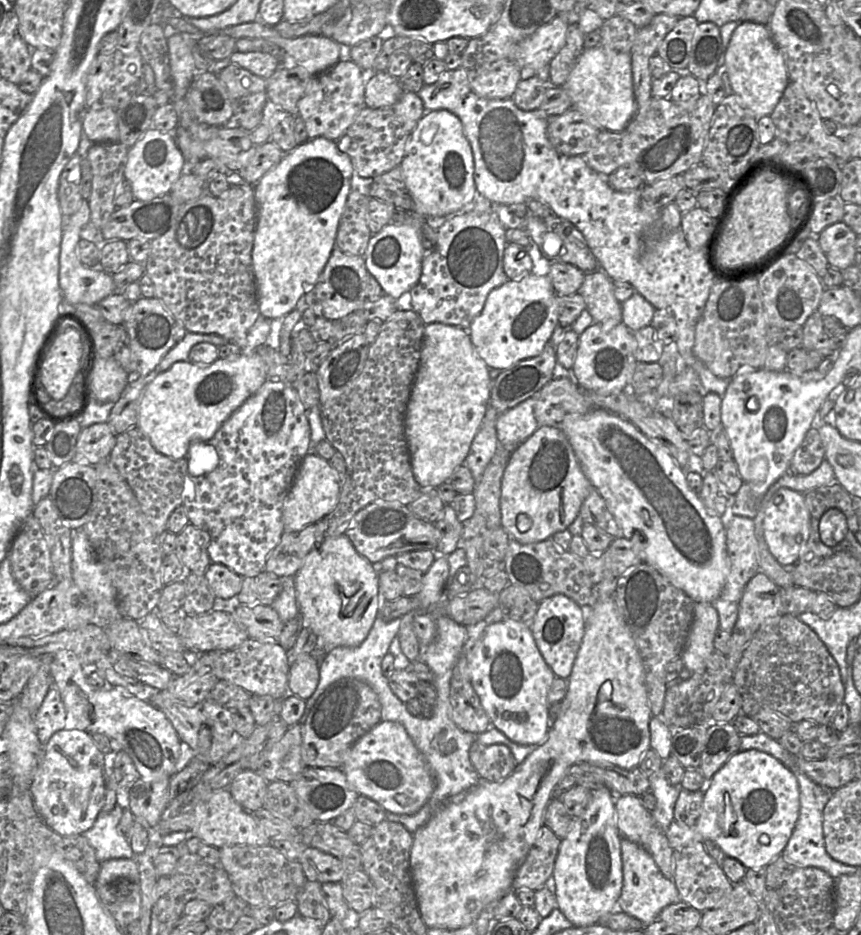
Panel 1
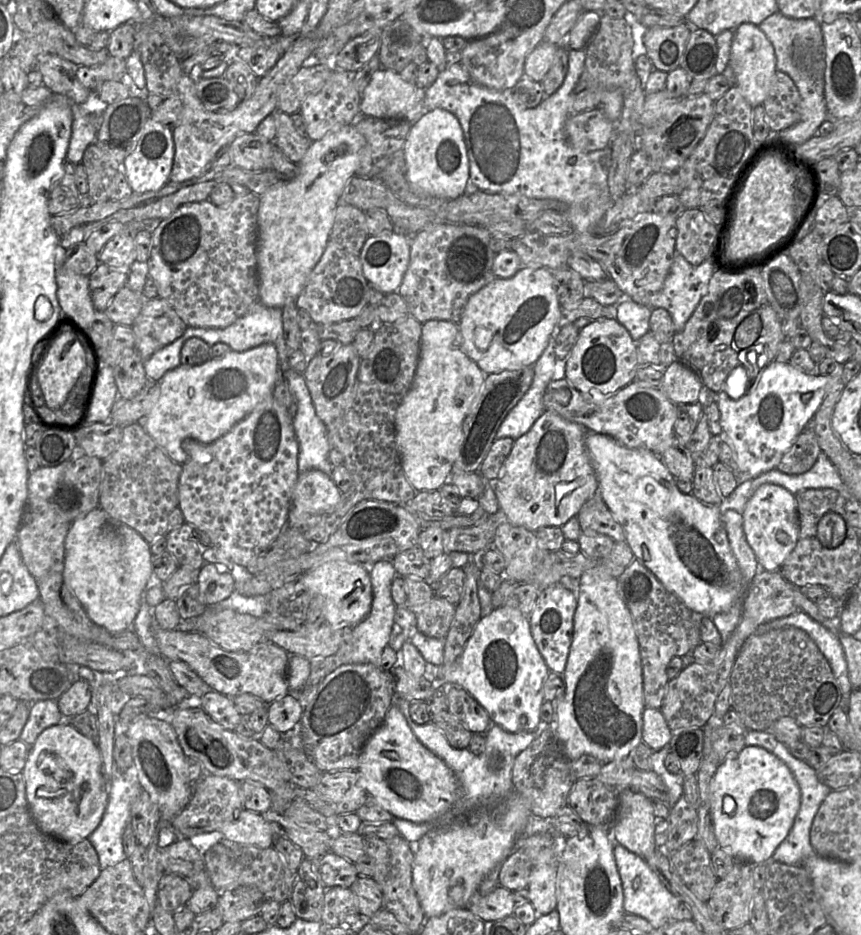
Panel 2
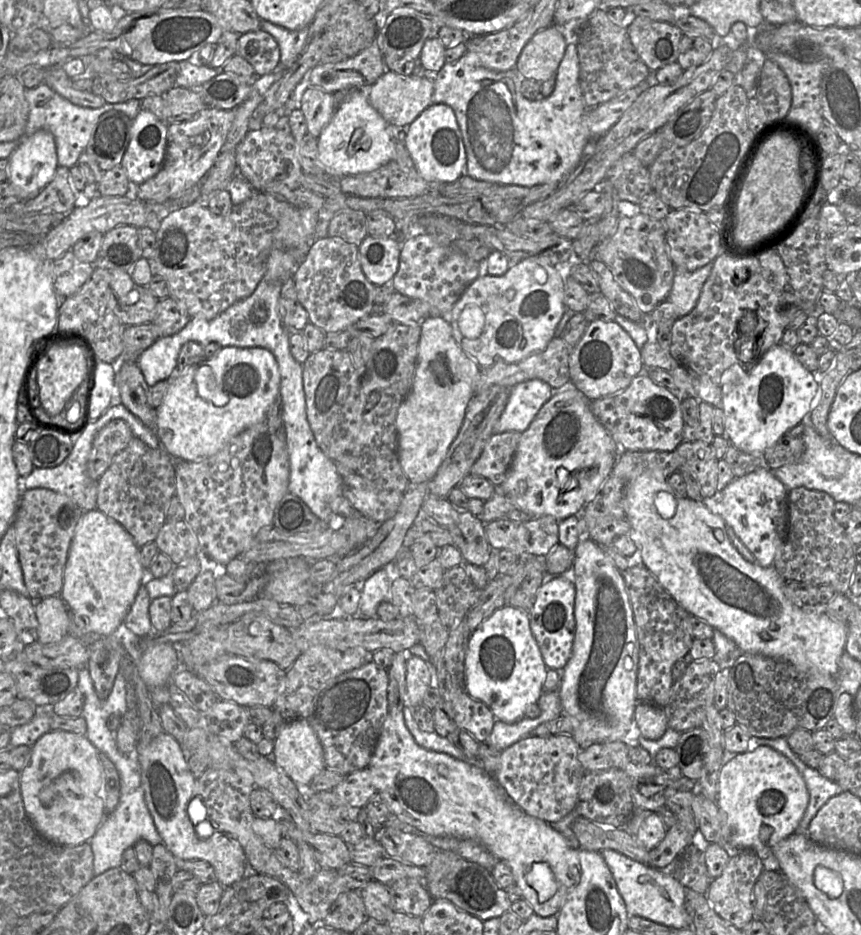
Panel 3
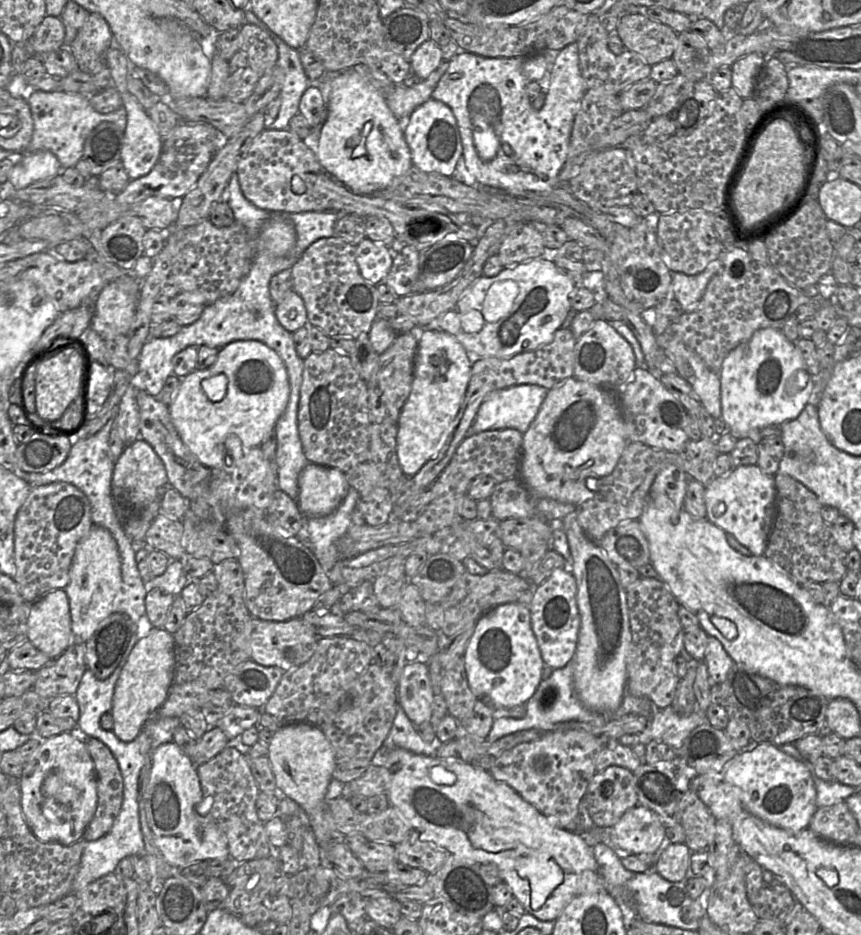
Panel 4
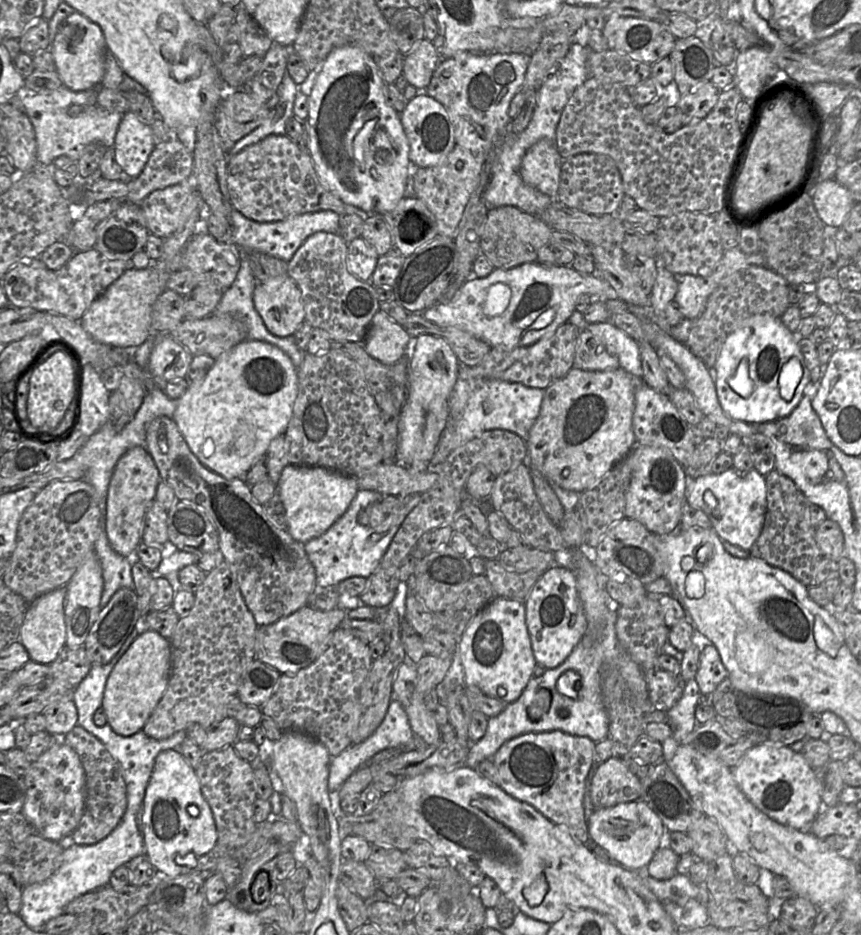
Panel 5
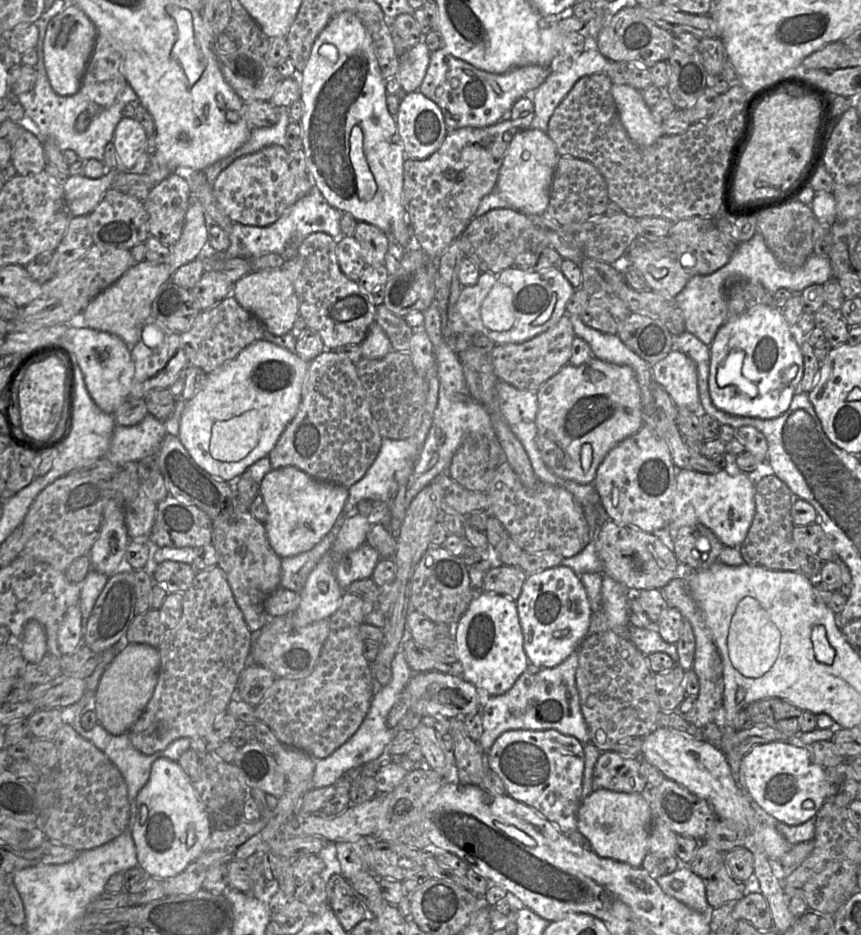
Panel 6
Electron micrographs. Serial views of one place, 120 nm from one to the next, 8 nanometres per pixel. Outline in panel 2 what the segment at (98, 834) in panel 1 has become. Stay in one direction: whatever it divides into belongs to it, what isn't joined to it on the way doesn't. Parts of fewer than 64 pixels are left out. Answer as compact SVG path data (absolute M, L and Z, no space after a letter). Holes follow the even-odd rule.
M134 764L125 772L121 772L113 765L113 778L109 783L109 798L107 807L98 827L90 834L88 840L94 847L99 858L101 870L115 866L119 862L127 859L123 848L123 834L128 825L131 824L131 808L142 787L138 781L138 776Z

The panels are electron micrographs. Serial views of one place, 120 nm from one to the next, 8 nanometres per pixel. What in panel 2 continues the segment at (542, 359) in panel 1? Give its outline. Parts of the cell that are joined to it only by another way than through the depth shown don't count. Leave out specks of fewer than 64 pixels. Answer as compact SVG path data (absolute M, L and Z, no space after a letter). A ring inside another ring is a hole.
M533 365L515 370L503 370L485 376L480 393L463 421L462 445L457 458L452 465L452 474L461 472L478 472L496 439L496 433L501 423L510 410L530 388L533 377Z

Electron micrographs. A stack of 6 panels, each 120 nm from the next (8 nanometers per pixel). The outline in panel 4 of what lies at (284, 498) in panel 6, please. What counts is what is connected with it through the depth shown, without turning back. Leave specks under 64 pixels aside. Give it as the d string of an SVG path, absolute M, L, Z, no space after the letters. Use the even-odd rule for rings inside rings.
M308 463L298 476L297 503L306 517L322 517L332 513L347 495L350 484L345 472Z

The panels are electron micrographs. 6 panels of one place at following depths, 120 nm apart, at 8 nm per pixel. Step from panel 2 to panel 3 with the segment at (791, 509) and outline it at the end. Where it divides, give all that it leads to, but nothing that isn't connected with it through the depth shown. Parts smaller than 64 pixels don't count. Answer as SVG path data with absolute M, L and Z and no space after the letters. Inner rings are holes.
M760 466L742 477L734 478L722 491L711 497L716 499L715 513L720 515L726 526L732 528L743 545L763 568L772 566L778 549L787 534L786 487L767 467Z

